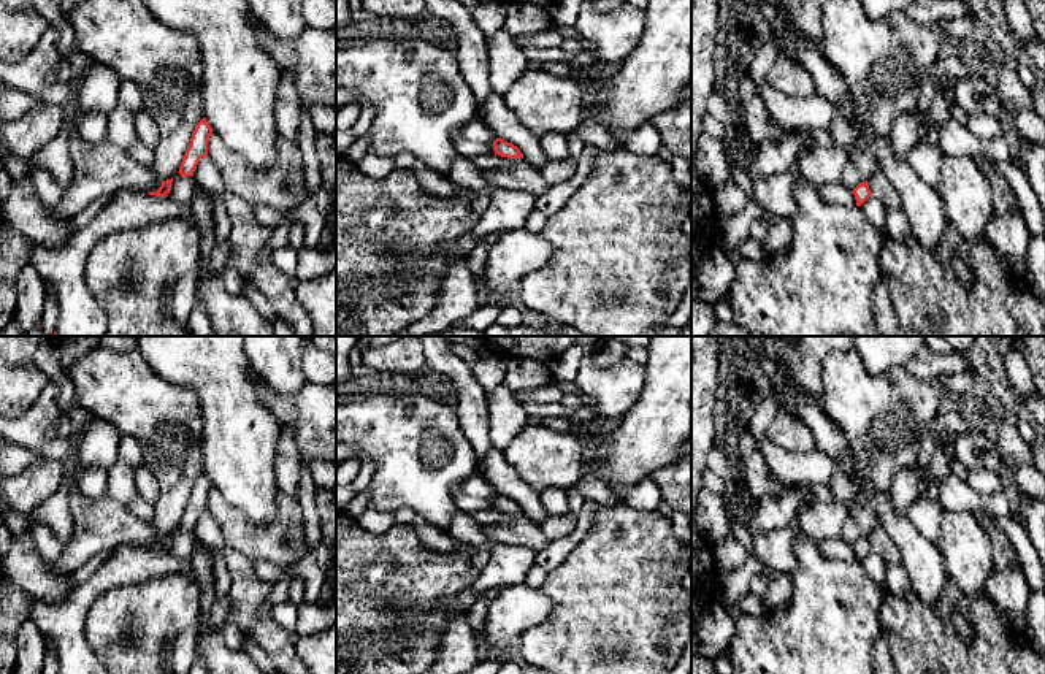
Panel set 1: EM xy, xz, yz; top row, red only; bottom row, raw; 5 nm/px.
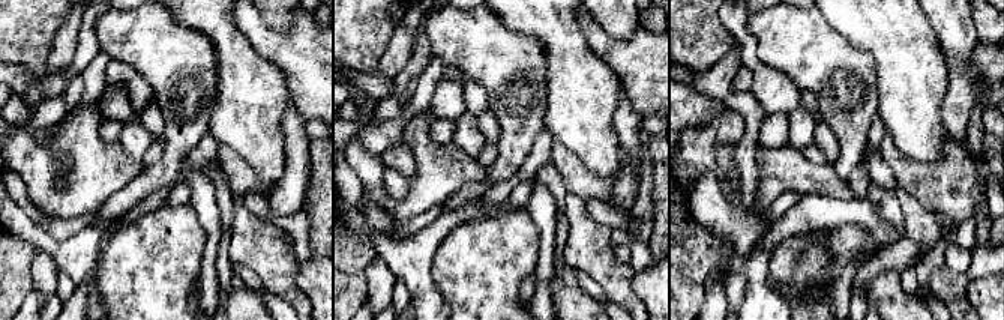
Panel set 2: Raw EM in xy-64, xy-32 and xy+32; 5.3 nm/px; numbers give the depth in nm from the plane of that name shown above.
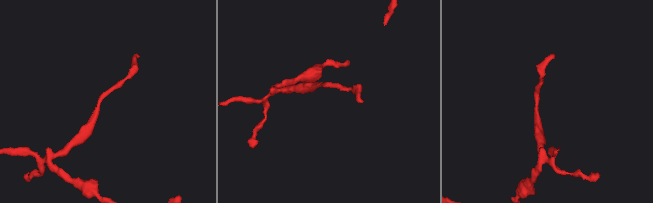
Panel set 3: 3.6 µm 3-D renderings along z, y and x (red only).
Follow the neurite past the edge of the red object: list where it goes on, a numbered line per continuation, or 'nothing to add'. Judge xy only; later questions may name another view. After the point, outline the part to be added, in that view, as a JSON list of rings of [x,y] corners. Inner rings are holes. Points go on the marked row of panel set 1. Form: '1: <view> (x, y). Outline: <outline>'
nothing to add

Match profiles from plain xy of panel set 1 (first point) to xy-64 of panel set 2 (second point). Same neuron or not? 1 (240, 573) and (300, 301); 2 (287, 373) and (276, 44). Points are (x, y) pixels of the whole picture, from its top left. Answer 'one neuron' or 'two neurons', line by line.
1: one neuron
2: two neurons

